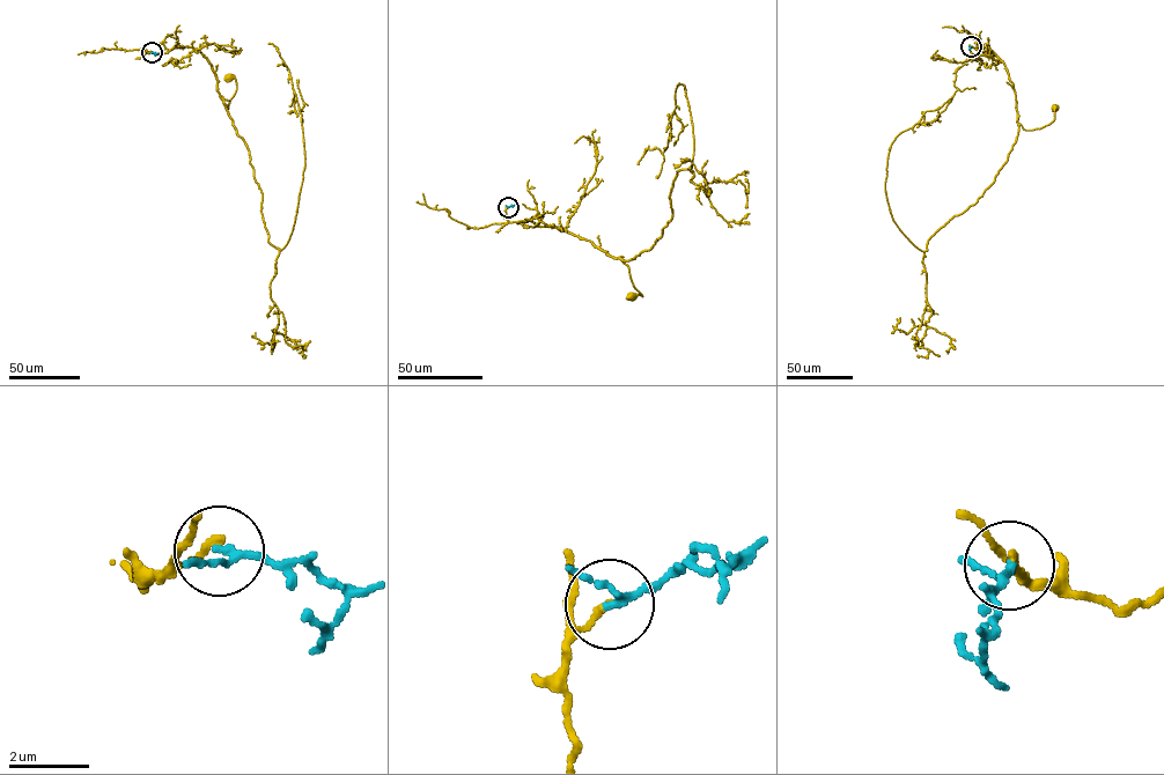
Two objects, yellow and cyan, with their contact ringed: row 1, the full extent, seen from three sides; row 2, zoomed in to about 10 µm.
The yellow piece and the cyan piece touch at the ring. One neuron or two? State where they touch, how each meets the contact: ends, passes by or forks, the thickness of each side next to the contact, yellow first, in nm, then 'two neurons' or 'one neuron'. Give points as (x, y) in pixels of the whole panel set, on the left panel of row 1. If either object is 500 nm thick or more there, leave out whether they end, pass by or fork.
place (152, 52); yellow ends; cyan passes by; calibres 160 and 140 nm; one neuron

